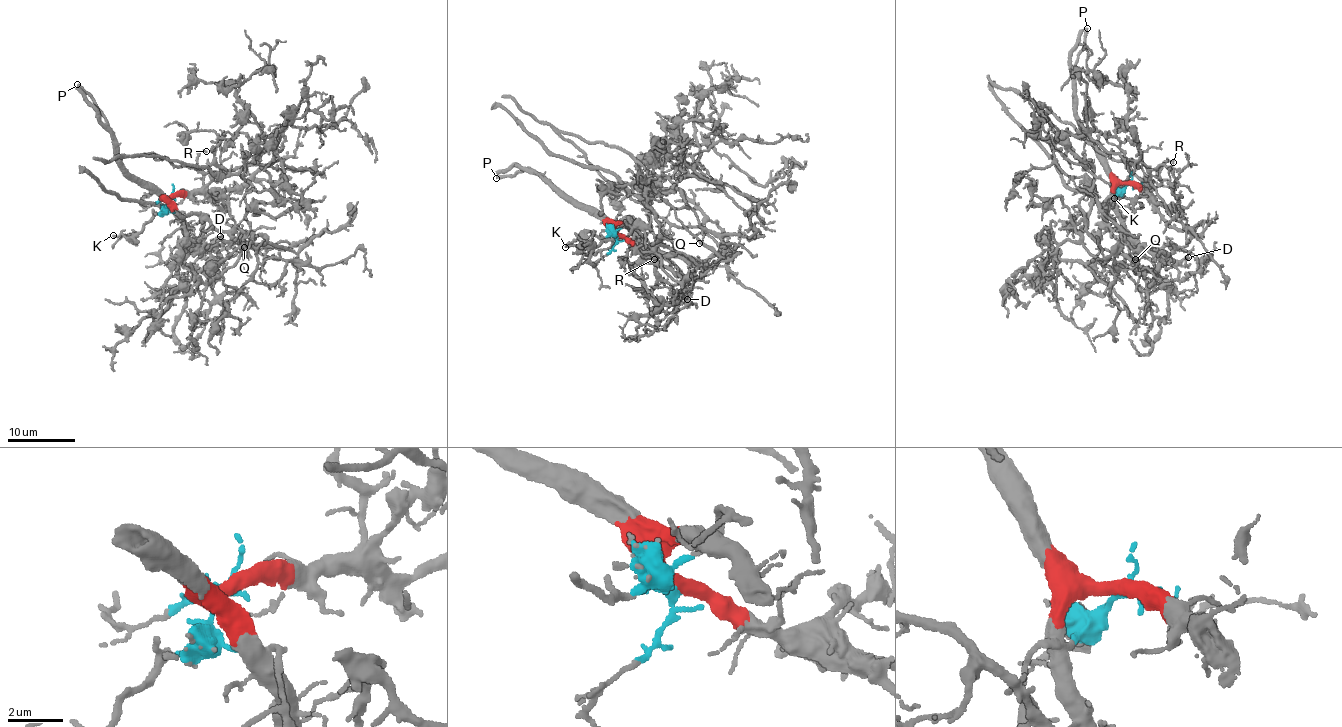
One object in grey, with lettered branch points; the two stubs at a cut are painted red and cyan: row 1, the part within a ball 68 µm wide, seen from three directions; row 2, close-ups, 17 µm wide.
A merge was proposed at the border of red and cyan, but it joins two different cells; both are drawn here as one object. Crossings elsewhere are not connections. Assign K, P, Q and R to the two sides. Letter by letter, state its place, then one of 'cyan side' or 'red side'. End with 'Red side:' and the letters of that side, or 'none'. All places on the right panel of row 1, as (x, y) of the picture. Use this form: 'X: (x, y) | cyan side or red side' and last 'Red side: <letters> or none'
K: (1114, 198) | cyan side
P: (1087, 28) | red side
Q: (1135, 259) | cyan side
R: (1173, 162) | red side
Red side: P, R

